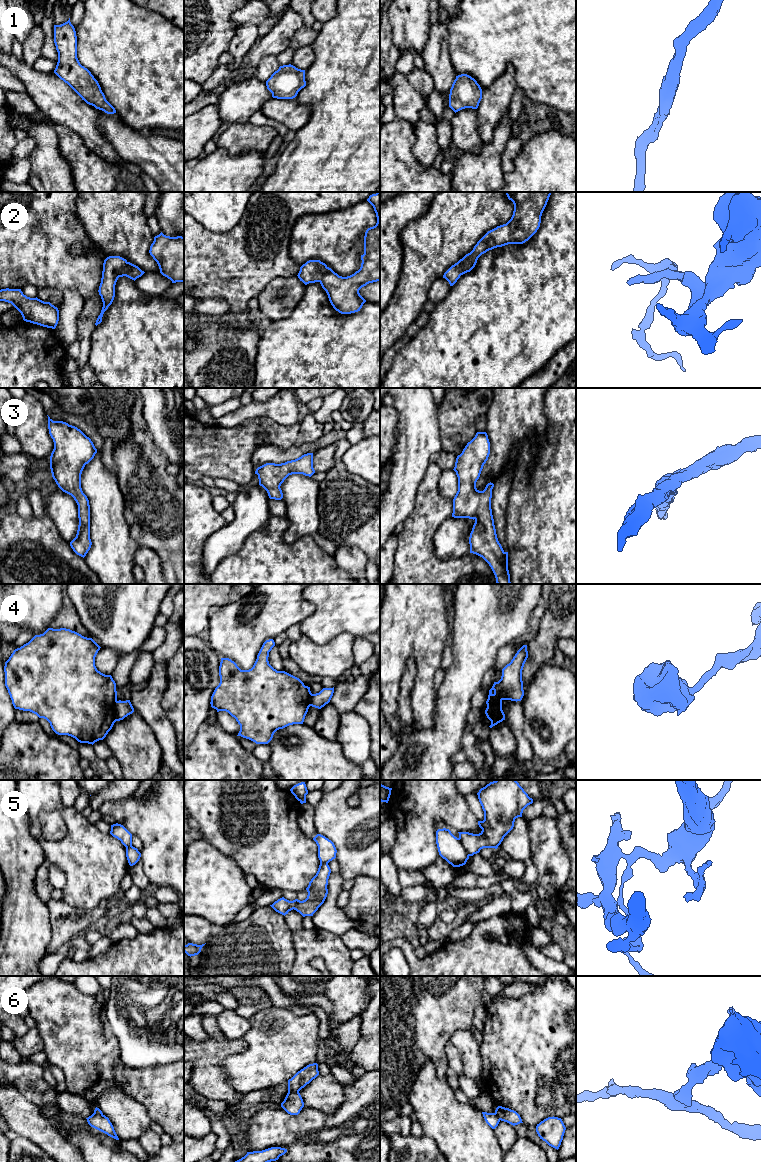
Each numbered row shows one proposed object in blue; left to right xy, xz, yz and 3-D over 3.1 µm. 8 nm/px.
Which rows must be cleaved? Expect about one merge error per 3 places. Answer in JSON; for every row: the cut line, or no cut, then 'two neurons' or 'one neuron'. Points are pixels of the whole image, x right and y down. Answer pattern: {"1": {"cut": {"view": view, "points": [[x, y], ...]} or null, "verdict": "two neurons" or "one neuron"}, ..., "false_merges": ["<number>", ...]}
{"1": {"cut": null, "verdict": "one neuron"}, "2": {"cut": null, "verdict": "one neuron"}, "3": {"cut": null, "verdict": "one neuron"}, "4": {"cut": {"view": "xy", "points": [[116, 700], [114, 715], [117, 720]]}, "verdict": "two neurons"}, "5": {"cut": {"view": "yz", "points": [[458, 838], [469, 855]]}, "verdict": "two neurons"}, "6": {"cut": {"view": "xz", "points": [[288, 1091], [298, 1092]]}, "verdict": "two neurons"}, "false_merges": ["4", "5", "6"]}

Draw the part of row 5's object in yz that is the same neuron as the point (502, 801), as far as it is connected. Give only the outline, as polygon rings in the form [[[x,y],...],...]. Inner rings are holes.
[[[495,780],[481,788],[477,795],[484,811],[484,820],[478,821],[482,831],[479,834],[458,832],[459,839],[469,856],[479,853],[483,848],[497,849],[504,837],[513,829],[515,819],[522,817],[523,810],[533,803],[533,799],[516,780]]]

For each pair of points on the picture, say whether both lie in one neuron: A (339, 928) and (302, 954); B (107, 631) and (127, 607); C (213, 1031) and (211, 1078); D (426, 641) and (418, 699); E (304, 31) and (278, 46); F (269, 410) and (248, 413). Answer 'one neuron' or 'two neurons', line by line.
A: two neurons
B: one neuron
C: two neurons
D: one neuron
E: two neurons
F: one neuron

